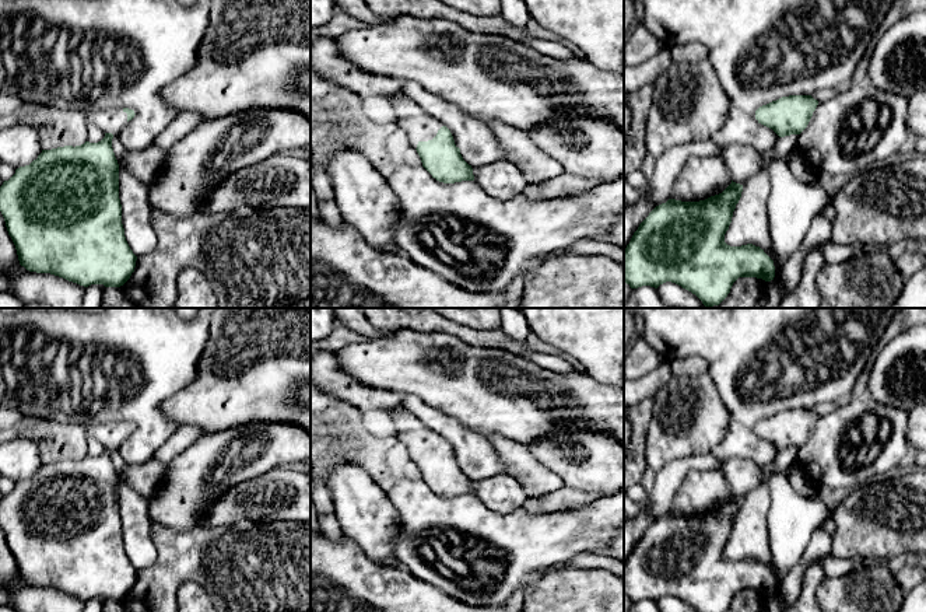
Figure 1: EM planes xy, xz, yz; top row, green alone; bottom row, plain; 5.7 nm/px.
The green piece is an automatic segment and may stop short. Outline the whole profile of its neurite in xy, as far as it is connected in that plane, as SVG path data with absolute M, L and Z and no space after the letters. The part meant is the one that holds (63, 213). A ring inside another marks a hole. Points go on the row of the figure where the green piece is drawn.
M129 108L91 109L88 122L95 123L105 133L101 141L42 150L36 160L29 165L17 168L15 174L3 182L0 186L0 211L15 245L20 265L27 270L50 273L84 287L91 284L120 287L130 279L137 256L126 241L122 224L119 164L112 148L112 139L123 134L124 126L134 115L134 111Z

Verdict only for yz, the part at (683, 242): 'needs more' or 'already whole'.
already whole

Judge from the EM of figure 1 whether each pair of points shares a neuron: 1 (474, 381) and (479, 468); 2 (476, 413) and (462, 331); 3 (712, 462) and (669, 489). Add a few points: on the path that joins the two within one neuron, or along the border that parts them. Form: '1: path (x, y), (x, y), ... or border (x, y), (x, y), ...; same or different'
1: border (449, 415), (486, 437); different
2: border (442, 331), (456, 335), (467, 343), (495, 348); different
3: path (700, 462), (687, 464), (674, 476); same

